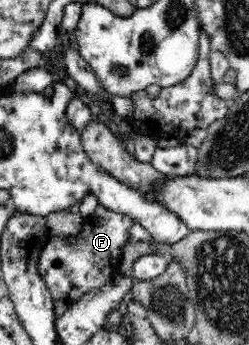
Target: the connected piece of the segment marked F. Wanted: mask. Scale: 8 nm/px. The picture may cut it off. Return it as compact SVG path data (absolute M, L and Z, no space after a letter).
M99 204L92 216L84 218L81 233L71 239L67 246L60 246L56 236L44 245L37 261L38 272L41 272L41 279L55 301L56 319L81 296L100 288L124 268L123 247L130 240L128 228L134 223L134 219Z

